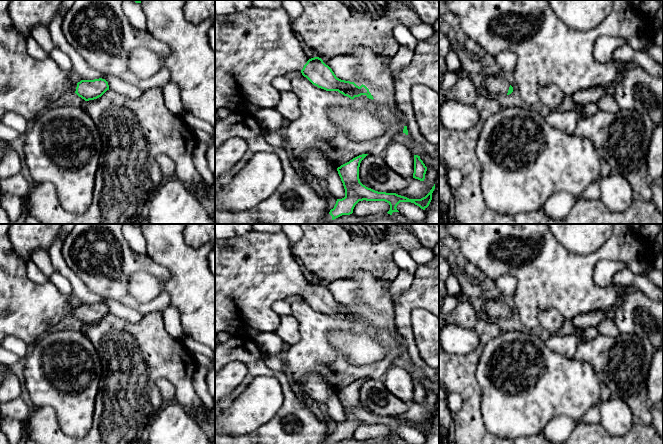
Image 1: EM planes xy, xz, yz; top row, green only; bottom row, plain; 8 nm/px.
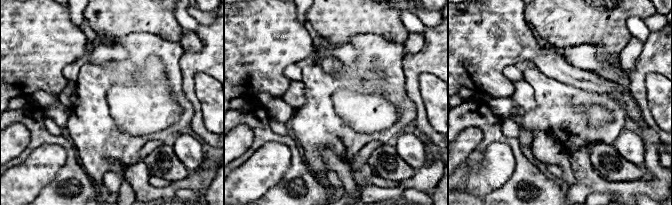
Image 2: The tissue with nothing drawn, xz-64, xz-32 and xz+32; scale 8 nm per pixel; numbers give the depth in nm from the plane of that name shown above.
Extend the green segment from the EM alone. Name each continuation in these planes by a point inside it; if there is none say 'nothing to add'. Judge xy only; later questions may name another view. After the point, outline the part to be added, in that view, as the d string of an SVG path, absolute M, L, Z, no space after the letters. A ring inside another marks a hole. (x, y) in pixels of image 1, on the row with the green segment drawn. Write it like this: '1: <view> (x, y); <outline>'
1: xy (28, 86); M0 0L0 123L8 112L22 115L27 121L35 119L37 115L62 97L67 91L76 91L77 83L70 80L70 73L63 71L57 63L47 57L42 60L33 59L26 49L26 38L15 29L9 14L11 0Z

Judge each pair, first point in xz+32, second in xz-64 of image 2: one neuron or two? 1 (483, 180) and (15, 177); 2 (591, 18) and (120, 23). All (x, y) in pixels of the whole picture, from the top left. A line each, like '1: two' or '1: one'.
1: one
2: one

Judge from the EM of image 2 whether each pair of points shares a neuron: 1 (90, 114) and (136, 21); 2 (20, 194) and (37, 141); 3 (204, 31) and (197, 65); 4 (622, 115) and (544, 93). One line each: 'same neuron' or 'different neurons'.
1: different neurons
2: different neurons
3: same neuron
4: same neuron

